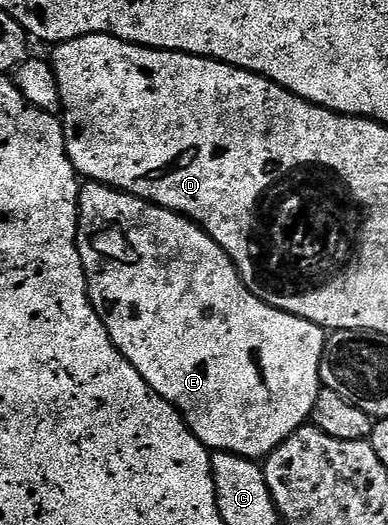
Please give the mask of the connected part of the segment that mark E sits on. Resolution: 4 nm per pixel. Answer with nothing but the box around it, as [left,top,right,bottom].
[78,181,327,460]

